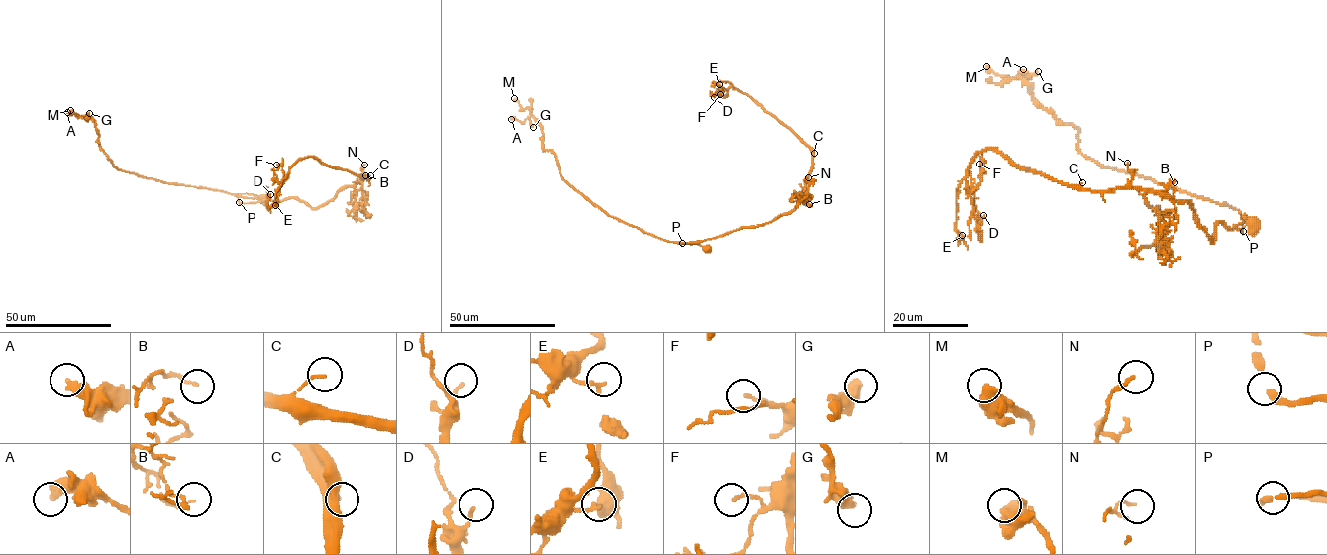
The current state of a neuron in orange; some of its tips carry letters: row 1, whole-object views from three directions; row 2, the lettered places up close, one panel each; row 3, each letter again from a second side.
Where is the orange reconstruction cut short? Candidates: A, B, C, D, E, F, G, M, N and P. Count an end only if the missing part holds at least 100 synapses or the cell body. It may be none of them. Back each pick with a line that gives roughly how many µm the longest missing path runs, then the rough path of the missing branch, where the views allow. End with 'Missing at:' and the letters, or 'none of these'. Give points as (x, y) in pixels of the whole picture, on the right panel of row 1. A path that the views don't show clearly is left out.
Missing at: none of these

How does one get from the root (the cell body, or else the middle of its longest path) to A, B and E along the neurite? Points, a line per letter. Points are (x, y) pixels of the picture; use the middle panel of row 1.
A: (707, 249), (662, 240), (608, 216), (562, 178), (556, 156), (543, 150), (542, 128), (532, 116), (511, 119)
B: (707, 249), (697, 243), (680, 243), (705, 241), (743, 227), (769, 223), (789, 213), (803, 197), (809, 204)
E: (707, 249), (680, 243), (787, 214), (812, 165), (811, 150), (788, 128), (729, 82), (719, 84)

